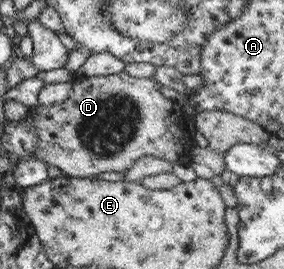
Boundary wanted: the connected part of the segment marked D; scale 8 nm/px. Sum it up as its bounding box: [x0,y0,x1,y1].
[28,71,186,178]

